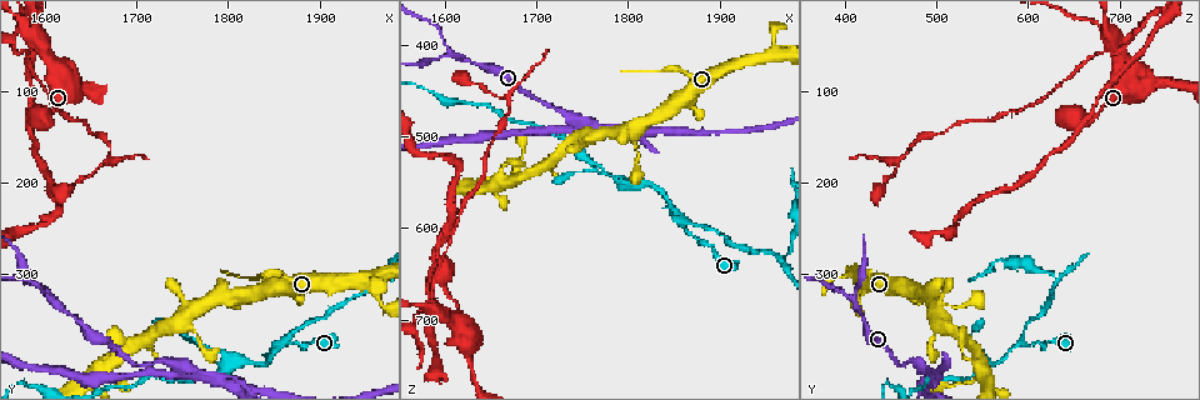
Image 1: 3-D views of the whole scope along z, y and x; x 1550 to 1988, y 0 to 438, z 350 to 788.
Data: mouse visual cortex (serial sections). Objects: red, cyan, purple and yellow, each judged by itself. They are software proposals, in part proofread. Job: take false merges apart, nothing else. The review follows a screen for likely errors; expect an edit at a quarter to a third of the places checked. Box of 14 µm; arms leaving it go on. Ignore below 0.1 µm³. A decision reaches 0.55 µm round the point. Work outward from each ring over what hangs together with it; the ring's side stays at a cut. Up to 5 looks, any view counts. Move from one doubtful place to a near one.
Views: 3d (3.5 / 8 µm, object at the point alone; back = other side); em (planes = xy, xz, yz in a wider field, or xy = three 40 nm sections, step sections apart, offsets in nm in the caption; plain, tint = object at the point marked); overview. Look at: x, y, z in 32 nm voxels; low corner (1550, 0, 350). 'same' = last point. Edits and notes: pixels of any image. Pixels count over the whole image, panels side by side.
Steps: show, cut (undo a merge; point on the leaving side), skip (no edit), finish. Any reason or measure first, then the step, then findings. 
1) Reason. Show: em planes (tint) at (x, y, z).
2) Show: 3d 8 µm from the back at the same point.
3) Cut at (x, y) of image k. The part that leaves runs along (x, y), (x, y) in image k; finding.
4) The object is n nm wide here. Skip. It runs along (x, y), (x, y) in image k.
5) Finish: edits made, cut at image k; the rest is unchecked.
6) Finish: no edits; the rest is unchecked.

Arms part here. Show: 3d 3.5 µm at (1860, 375, 595).

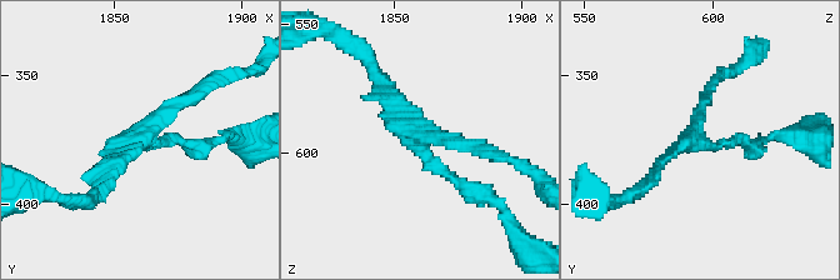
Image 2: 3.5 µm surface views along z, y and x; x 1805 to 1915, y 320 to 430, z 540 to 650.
3 arms meet here; the arms are 150, 150, 150 nm wide. Show: em planes (tint) at (1860, 375, 593).

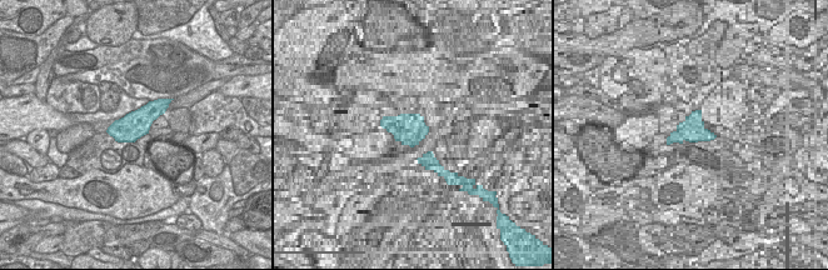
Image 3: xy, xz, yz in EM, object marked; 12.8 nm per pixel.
Another direction. Show: em xy step 2 (tint) at the same point.

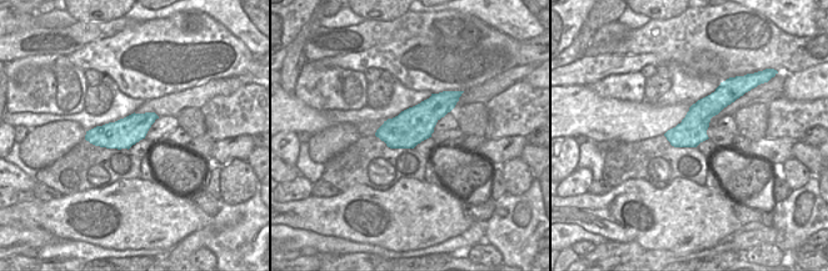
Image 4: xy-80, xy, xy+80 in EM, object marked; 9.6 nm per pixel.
Skip. It runs along (476, 193), (419, 148), (415, 121), (384, 84) in image 2; continuous, no second cell.

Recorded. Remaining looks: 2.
Three arms meet. Show: 3d 3.5 µm at (1605, 325, 410).

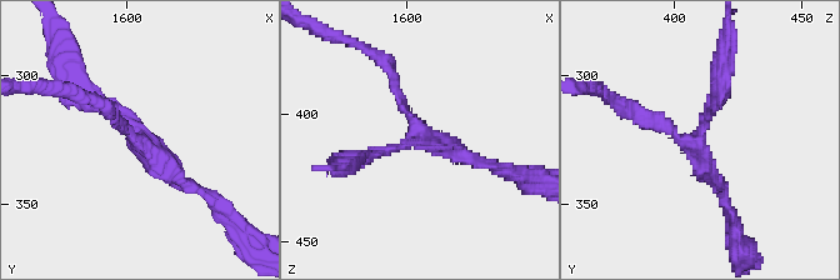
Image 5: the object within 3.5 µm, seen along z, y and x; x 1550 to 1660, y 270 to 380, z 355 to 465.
3 arms meet here; the arms are 150, 150, 150 nm wide; now the EM. Show: em planes (tint) at (1605, 327, 409).

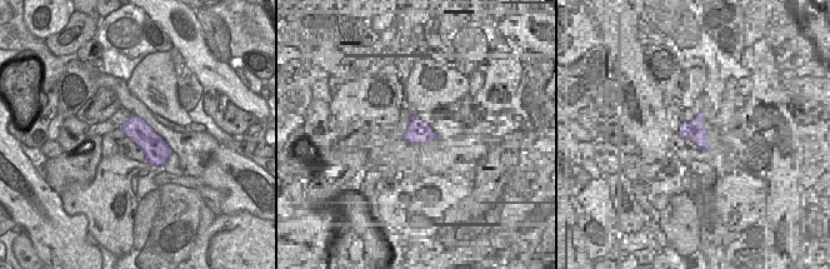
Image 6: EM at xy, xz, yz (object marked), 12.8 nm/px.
Skip. It runs along (200, 193), (81, 89) in image 5; one cell here.

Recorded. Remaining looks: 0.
Finish: no edits; the rest is unchecked.

